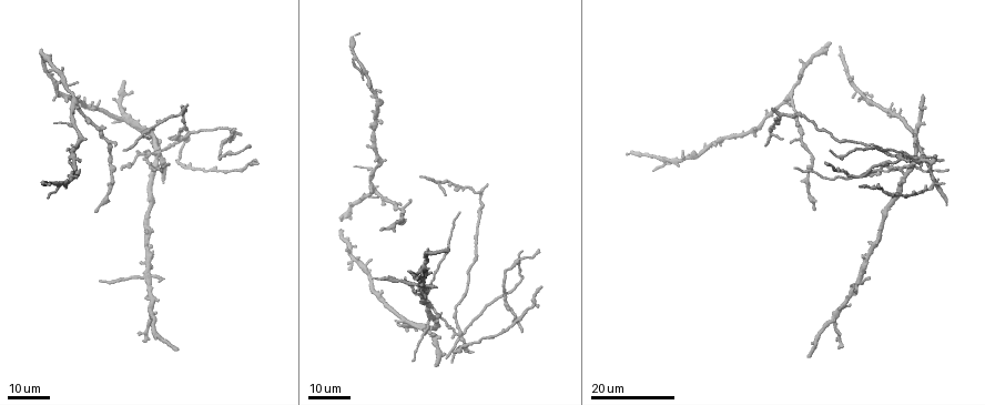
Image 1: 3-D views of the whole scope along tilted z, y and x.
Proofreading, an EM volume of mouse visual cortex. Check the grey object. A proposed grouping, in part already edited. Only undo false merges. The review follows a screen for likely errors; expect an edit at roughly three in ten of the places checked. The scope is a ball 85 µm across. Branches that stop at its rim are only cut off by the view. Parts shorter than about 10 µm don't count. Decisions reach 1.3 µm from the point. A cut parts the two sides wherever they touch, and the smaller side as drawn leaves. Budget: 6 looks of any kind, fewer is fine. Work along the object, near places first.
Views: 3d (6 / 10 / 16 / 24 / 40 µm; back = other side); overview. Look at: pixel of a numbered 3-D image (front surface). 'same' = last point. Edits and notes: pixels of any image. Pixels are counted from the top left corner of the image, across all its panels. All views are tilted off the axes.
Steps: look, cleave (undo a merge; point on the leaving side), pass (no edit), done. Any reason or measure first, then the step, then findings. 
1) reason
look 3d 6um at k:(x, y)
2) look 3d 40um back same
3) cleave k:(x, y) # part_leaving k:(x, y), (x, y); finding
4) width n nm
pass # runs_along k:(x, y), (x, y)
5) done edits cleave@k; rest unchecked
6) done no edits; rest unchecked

two arms in line, one across
look 3d 24um at 1:(460, 185)

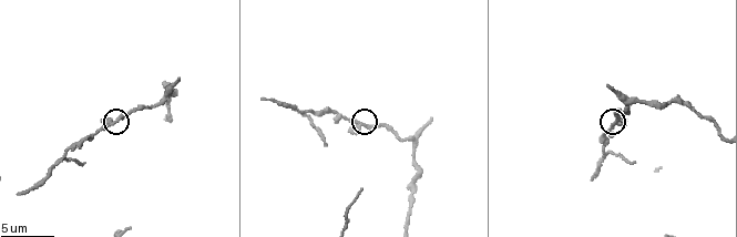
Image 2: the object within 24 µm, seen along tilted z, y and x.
look 3d 6um at 2:(358, 123)

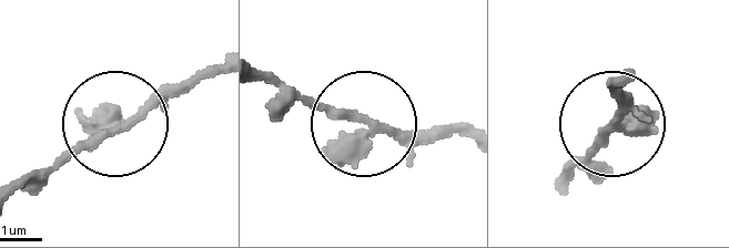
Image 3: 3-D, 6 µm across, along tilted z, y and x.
pass # runs_along 3:(626, 78), (625, 105), (560, 179); all the same neuron

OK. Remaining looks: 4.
looks like a crossing
look 3d 24um at 1:(147, 154)

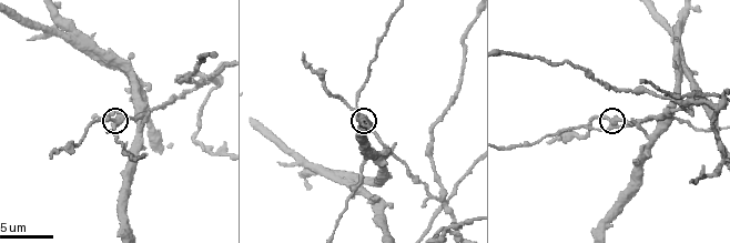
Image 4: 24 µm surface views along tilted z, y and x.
look 3d 10um at 4:(113, 121)

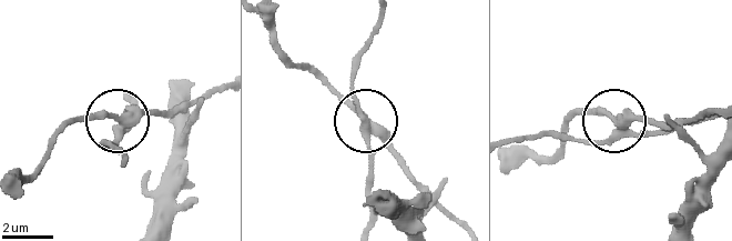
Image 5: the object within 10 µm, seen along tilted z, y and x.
look 3d 10um back at 5:(614, 121)

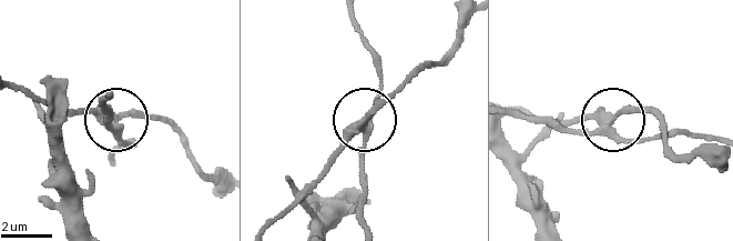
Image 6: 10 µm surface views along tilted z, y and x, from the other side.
cleave 6:(110, 122) # part_leaving 6:(368, 127), (383, 67), (355, 17); two neurons meet here

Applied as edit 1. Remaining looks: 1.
four or more arms meet
look 3d 10um at 4:(642, 121)

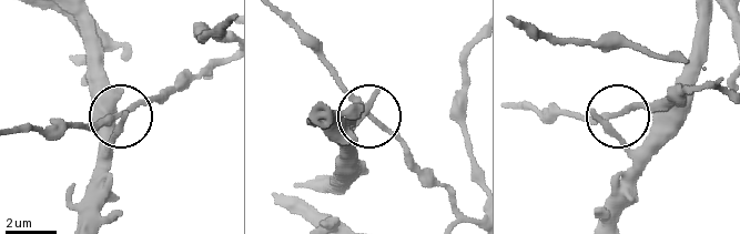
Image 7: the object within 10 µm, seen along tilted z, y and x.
width 210 nm
pass # all the same neuron

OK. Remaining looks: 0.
done edits cleave@6; rest unchecked

